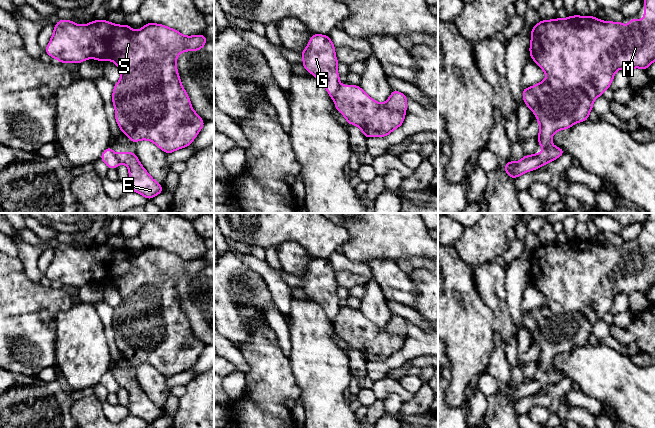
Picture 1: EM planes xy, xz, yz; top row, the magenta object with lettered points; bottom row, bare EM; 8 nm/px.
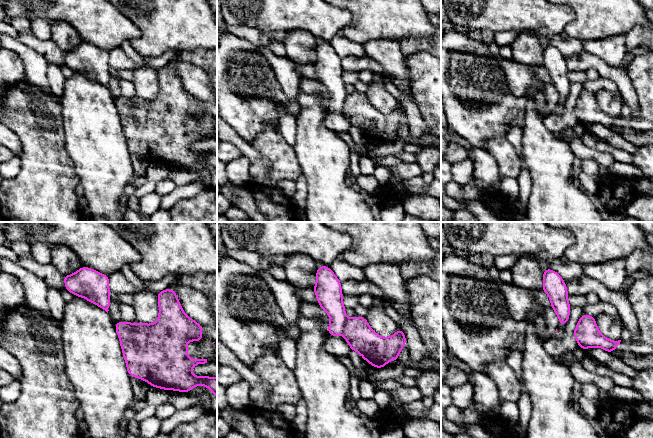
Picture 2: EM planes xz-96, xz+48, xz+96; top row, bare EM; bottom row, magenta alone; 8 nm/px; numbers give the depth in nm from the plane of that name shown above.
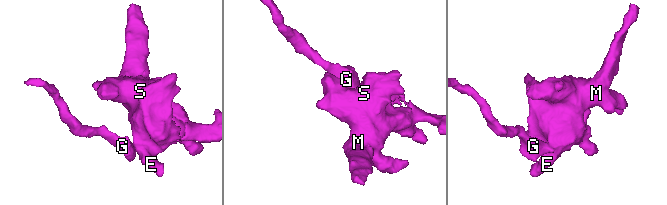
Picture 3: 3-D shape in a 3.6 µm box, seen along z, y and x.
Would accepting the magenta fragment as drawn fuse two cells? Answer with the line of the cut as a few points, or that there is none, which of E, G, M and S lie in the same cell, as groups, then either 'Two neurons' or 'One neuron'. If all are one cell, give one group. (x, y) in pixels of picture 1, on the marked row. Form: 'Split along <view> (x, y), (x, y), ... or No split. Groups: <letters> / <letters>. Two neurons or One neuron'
Split along xz (341, 85), (333, 99). Groups: E M S / G. Two neurons

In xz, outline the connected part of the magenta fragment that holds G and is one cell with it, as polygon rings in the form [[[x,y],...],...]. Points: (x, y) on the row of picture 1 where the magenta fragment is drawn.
[[[313,34],[307,47],[300,53],[303,58],[302,66],[324,84],[333,100],[341,86],[335,48],[328,35]]]

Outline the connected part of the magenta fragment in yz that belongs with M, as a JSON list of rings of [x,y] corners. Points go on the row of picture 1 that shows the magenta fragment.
[[[644,0],[644,19],[634,20],[633,18],[628,20],[628,28],[624,29],[623,22],[605,22],[604,20],[597,19],[590,16],[568,16],[565,19],[555,18],[553,20],[541,20],[531,29],[531,42],[530,42],[530,58],[545,72],[546,79],[538,84],[535,84],[529,88],[522,88],[523,102],[528,106],[530,111],[533,111],[535,117],[540,125],[538,134],[538,145],[545,148],[545,152],[539,152],[536,155],[546,162],[554,161],[558,159],[562,154],[566,153],[564,149],[555,147],[552,143],[552,136],[560,130],[569,129],[575,123],[583,122],[589,119],[589,113],[593,110],[593,101],[598,96],[603,96],[606,89],[610,88],[614,75],[618,69],[625,69],[629,71],[632,68],[641,68],[647,70],[652,62],[655,61],[655,0]]]

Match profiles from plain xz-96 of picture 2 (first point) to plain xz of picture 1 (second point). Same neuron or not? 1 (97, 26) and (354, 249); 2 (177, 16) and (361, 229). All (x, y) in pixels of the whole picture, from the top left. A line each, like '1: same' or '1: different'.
1: different
2: same

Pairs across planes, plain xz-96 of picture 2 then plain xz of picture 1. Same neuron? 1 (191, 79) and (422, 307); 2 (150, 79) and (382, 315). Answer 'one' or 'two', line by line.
1: two
2: one

